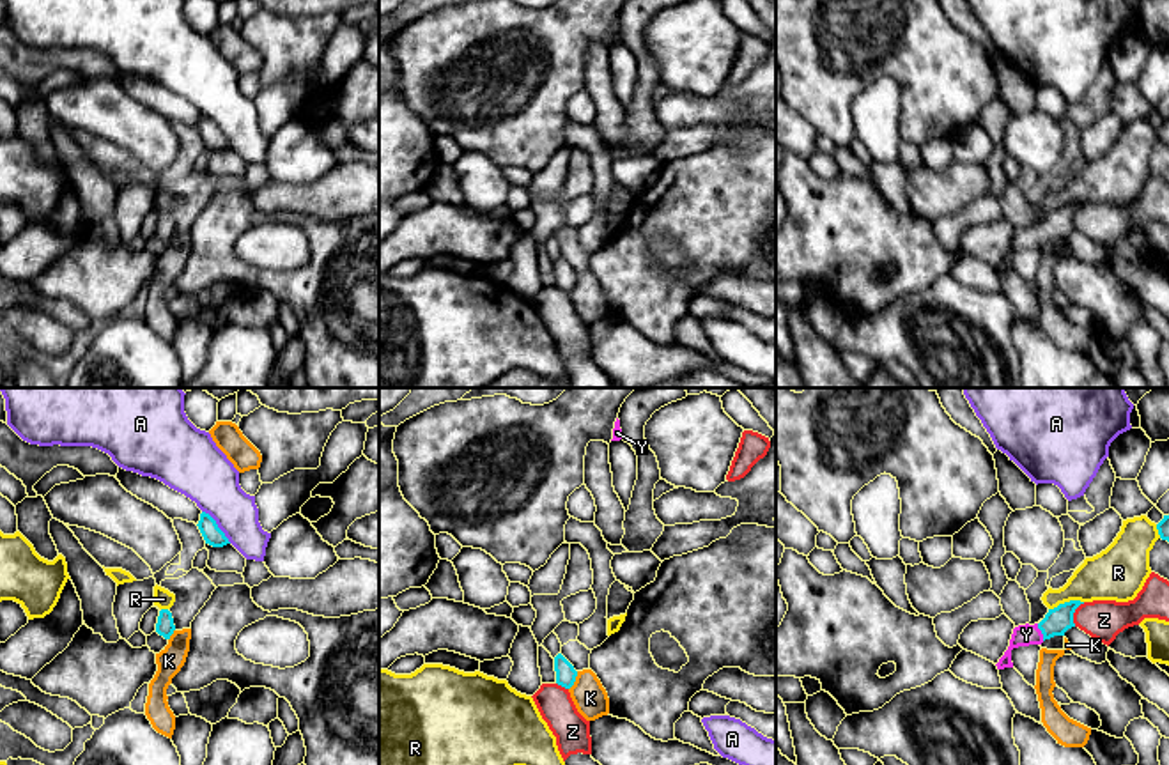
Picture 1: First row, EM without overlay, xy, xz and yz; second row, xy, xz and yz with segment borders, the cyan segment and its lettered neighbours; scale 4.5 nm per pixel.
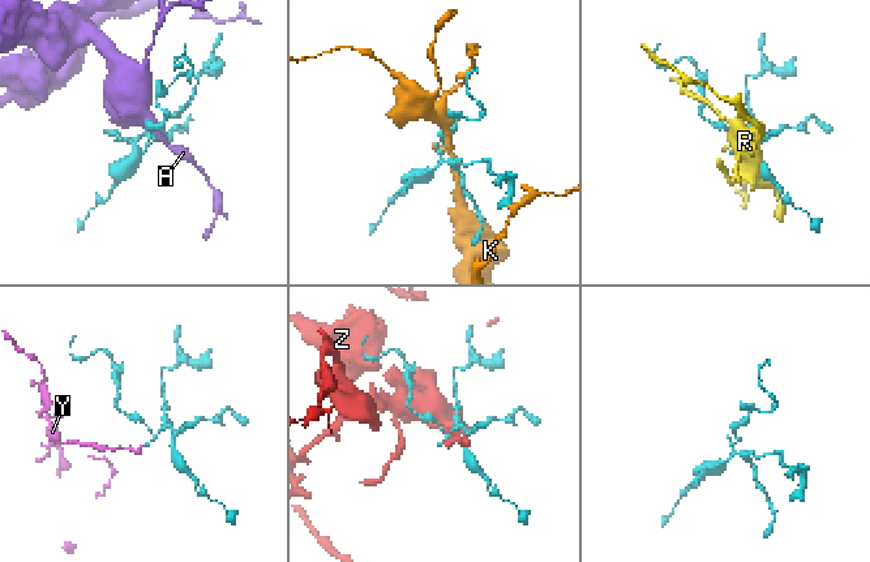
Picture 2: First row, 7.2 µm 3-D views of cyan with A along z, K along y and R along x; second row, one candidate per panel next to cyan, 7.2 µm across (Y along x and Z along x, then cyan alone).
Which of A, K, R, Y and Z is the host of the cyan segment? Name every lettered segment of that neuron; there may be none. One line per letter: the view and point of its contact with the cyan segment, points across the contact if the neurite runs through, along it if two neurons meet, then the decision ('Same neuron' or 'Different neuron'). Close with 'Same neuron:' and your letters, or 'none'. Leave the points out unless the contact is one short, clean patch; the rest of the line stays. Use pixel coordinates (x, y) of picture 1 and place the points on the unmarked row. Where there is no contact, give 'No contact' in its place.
A: Touches cyan at xy (216, 130). Different neuron
K: Touches cyan at xz (574, 284). Different neuron
R: Touches cyan at yz (1065, 206). Different neuron
Y: Touches cyan at yz (1042, 236). Path across: yz (1058, 224), (1042, 236), (1026, 238). Same neuron
Z: Touches cyan at yz (1074, 215). Different neuron
Same neuron: Y

